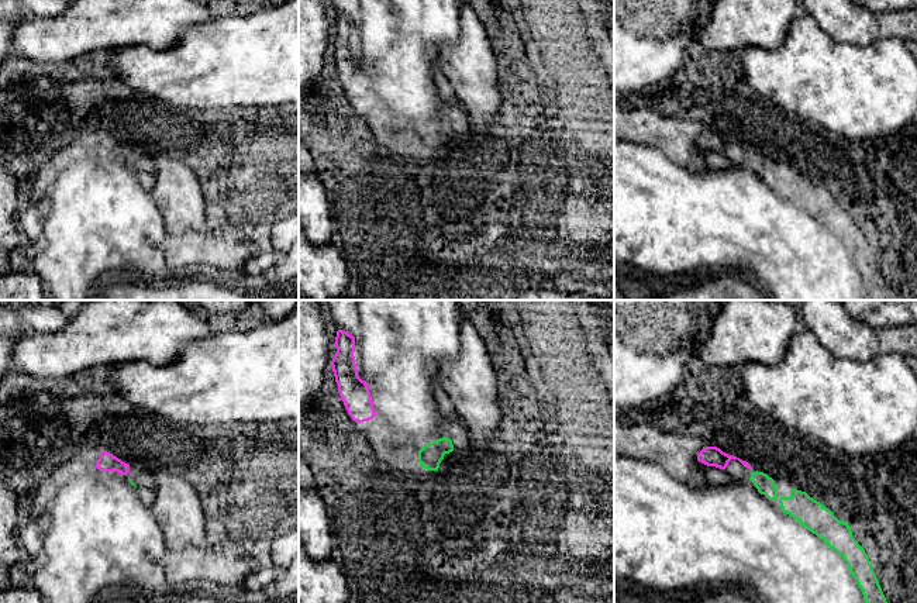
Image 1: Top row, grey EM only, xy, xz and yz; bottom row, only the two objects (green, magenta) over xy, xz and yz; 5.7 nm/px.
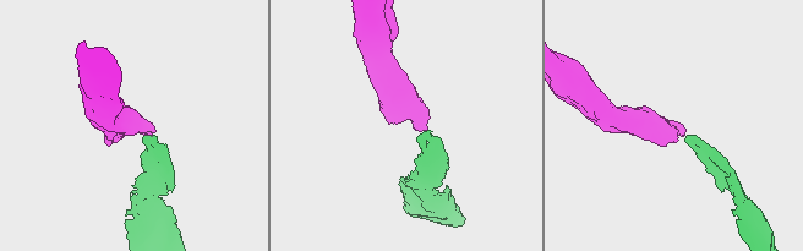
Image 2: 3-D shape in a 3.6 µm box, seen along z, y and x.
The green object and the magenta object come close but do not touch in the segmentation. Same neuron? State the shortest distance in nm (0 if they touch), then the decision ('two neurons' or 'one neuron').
30 nm | one neuron

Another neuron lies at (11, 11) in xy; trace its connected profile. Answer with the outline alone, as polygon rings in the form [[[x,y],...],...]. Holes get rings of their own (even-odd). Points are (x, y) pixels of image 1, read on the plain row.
[[[0,0],[0,62],[15,55],[13,30],[30,15],[49,18],[69,7],[66,0]]]

